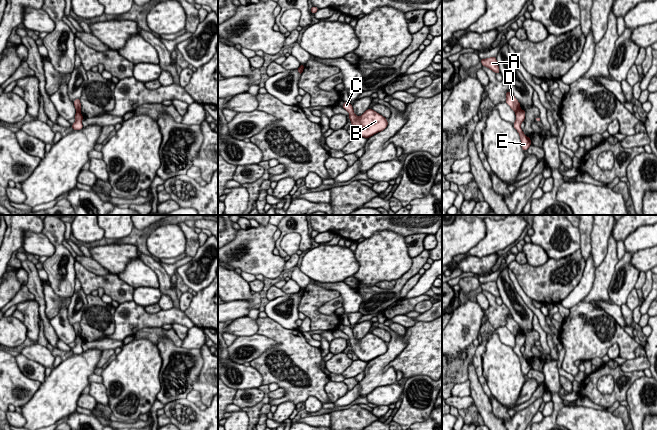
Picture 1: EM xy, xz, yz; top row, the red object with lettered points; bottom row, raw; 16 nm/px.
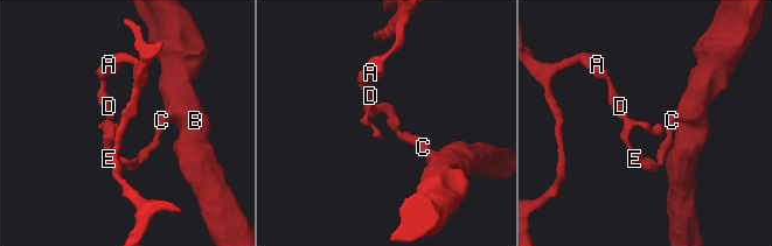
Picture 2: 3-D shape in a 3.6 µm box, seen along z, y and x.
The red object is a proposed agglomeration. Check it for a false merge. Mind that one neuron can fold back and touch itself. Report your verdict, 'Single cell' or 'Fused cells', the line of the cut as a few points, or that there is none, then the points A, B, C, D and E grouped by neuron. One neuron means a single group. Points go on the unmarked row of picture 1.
Fused cells. Split along yz (519, 332), (515, 336). Groups: A D / B C E

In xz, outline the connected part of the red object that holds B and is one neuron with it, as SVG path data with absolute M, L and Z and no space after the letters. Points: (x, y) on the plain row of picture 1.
M344 326L342 332L349 336L349 343L353 353L359 360L367 363L383 355L388 349L387 343L372 333L366 334L360 341L357 341L350 327Z

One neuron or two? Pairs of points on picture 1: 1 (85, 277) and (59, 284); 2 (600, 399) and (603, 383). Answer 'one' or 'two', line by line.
1: two
2: two

